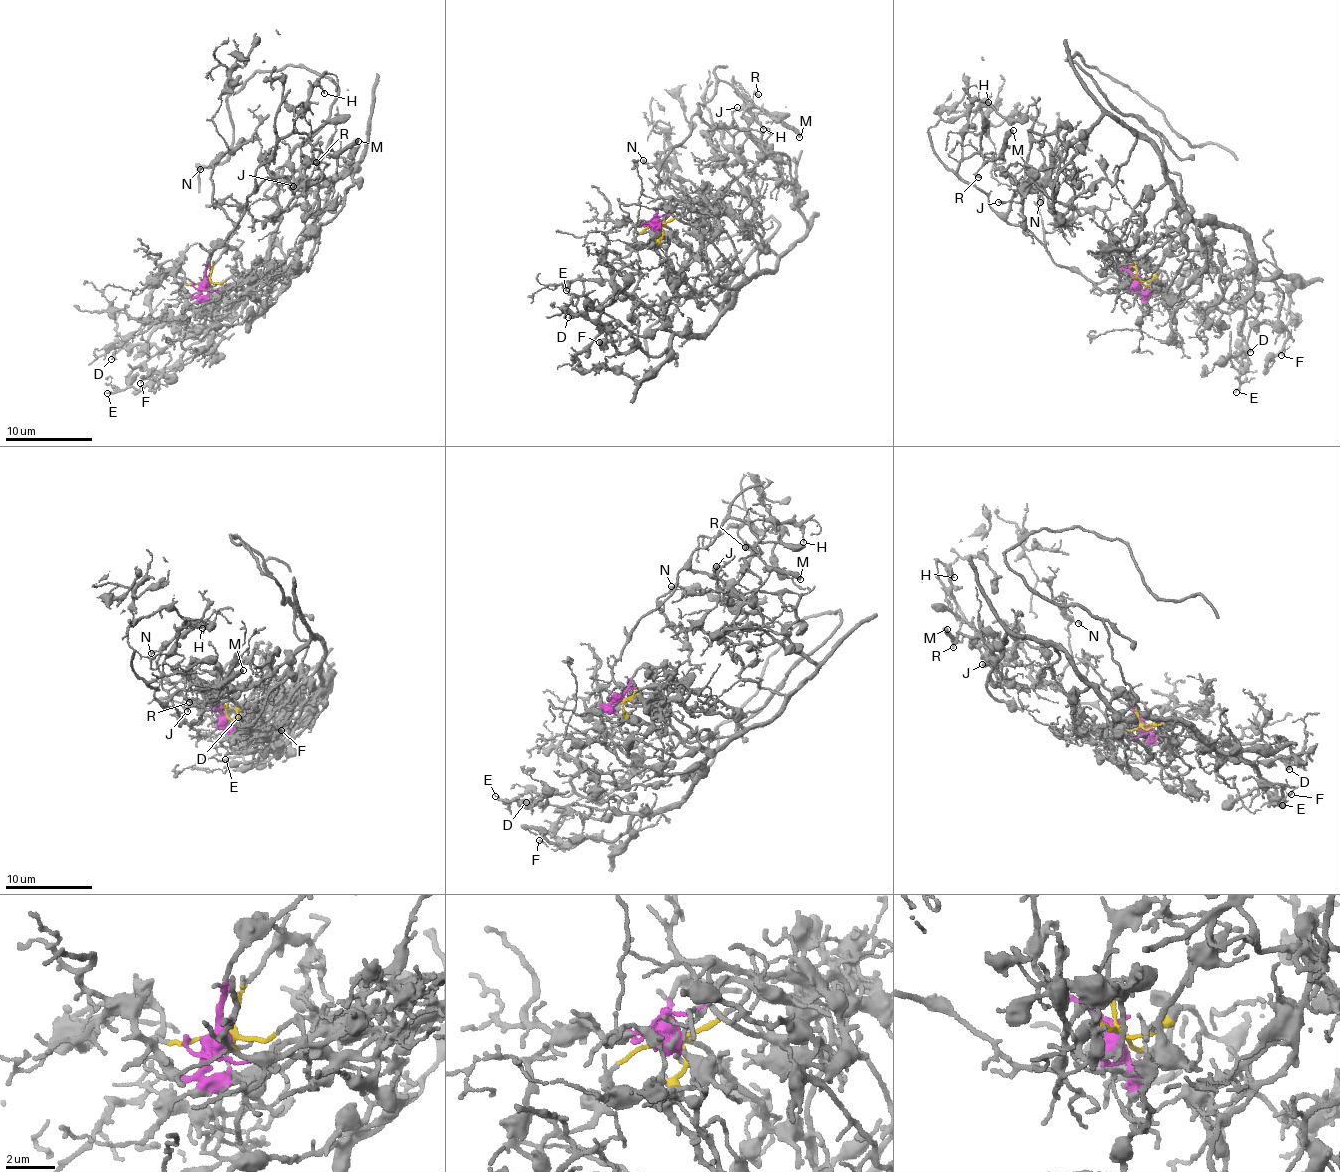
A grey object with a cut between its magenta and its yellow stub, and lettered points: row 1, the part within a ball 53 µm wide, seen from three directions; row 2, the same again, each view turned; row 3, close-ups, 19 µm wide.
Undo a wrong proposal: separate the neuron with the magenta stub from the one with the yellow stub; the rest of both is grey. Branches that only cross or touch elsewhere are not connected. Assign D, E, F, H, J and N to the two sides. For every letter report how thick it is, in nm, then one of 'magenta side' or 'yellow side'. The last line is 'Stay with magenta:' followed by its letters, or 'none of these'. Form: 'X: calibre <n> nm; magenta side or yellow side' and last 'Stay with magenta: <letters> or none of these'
D: calibre 200 nm; magenta side
E: calibre 170 nm; magenta side
F: calibre 120 nm; magenta side
H: calibre 90 nm; yellow side
J: calibre 140 nm; yellow side
N: calibre 190 nm; yellow side
Stay with magenta: D, E, F

